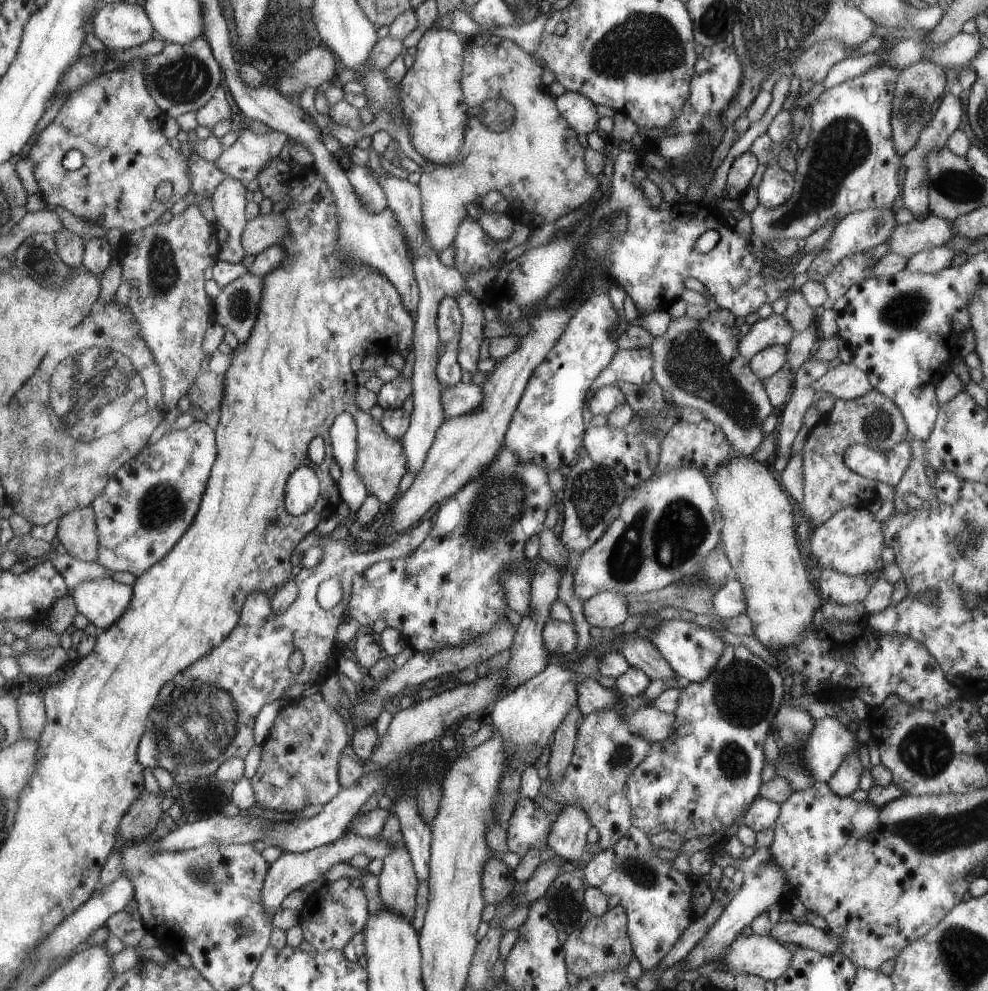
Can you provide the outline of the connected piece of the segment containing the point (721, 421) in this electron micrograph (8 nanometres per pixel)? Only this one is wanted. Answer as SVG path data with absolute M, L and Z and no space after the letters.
M678 309L673 312L665 334L655 337L649 350L652 379L669 392L670 401L677 407L697 408L721 429L739 455L749 457L763 440L761 424L771 414L772 404L765 396L760 377L737 352L737 345L730 310L717 309L706 320L695 320Z

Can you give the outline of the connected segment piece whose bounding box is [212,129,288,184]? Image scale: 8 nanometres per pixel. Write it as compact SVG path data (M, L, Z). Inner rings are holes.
M249 129L239 131L237 138L212 162L224 176L245 184L260 172L270 158L282 156L288 138L277 131L255 134Z

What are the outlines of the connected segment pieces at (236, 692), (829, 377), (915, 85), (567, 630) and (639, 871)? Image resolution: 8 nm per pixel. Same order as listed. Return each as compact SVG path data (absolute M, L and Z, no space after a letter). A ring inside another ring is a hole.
M348 412L339 413L331 423L329 430L329 444L332 448L332 457L340 466L339 496L345 511L342 512L342 522L330 532L330 536L337 539L337 542L329 542L321 548L323 556L319 564L312 568L302 567L298 574L294 575L294 582L297 586L297 596L291 604L285 608L285 612L274 614L270 607L270 598L265 596L264 592L251 591L248 599L245 600L244 610L240 612L240 618L232 632L223 640L218 647L213 647L206 655L192 662L188 667L175 676L172 682L174 687L171 696L166 702L166 706L157 707L153 710L153 716L149 716L149 726L156 736L158 750L158 766L150 769L153 777L157 780L157 785L161 793L170 790L172 783L189 784L189 780L203 780L205 776L216 776L217 769L225 762L227 757L243 758L247 751L254 745L252 737L252 728L259 714L261 707L268 702L279 699L285 688L291 684L321 684L329 675L335 674L335 634L341 614L348 606L348 600L351 598L352 578L365 570L373 563L382 560L393 560L399 557L407 556L415 550L429 532L431 521L424 520L413 528L402 532L401 536L386 546L379 546L376 550L365 553L348 550L346 540L349 535L348 526L356 521L355 512L357 512L361 503L365 500L367 489L357 473L354 471L354 462L356 457L356 424L353 417ZM329 577L335 577L340 580L342 586L342 597L335 606L325 610L319 606L316 601L316 590L318 584ZM293 650L299 650L302 656L302 668L298 674L291 673L287 669L287 660Z
M847 363L830 368L812 387L814 392L827 392L831 397L843 400L856 399L873 389L868 376L860 368Z
M917 61L900 70L891 99L890 118L892 141L898 155L903 156L916 143L921 129L926 126L927 116L939 102L945 88L946 78L943 68L931 61Z
M548 619L541 631L541 640L548 654L562 656L574 650L577 634L573 626L556 619Z
M631 826L611 848L600 850L582 868L587 886L598 888L607 896L617 894L619 897L620 905L626 914L626 933L632 946L632 953L643 971L656 966L694 918L691 904L693 886L691 877L677 872L669 861L659 858L656 850L657 848L651 844L648 833Z

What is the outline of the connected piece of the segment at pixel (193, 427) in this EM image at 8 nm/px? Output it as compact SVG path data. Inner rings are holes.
M193 421L186 429L171 429L154 444L145 445L129 462L125 463L107 488L93 501L100 546L98 564L109 573L130 572L133 576L143 575L153 564L159 563L179 542L181 535L192 524L202 497L210 466L215 460L216 440L213 430L203 421Z

